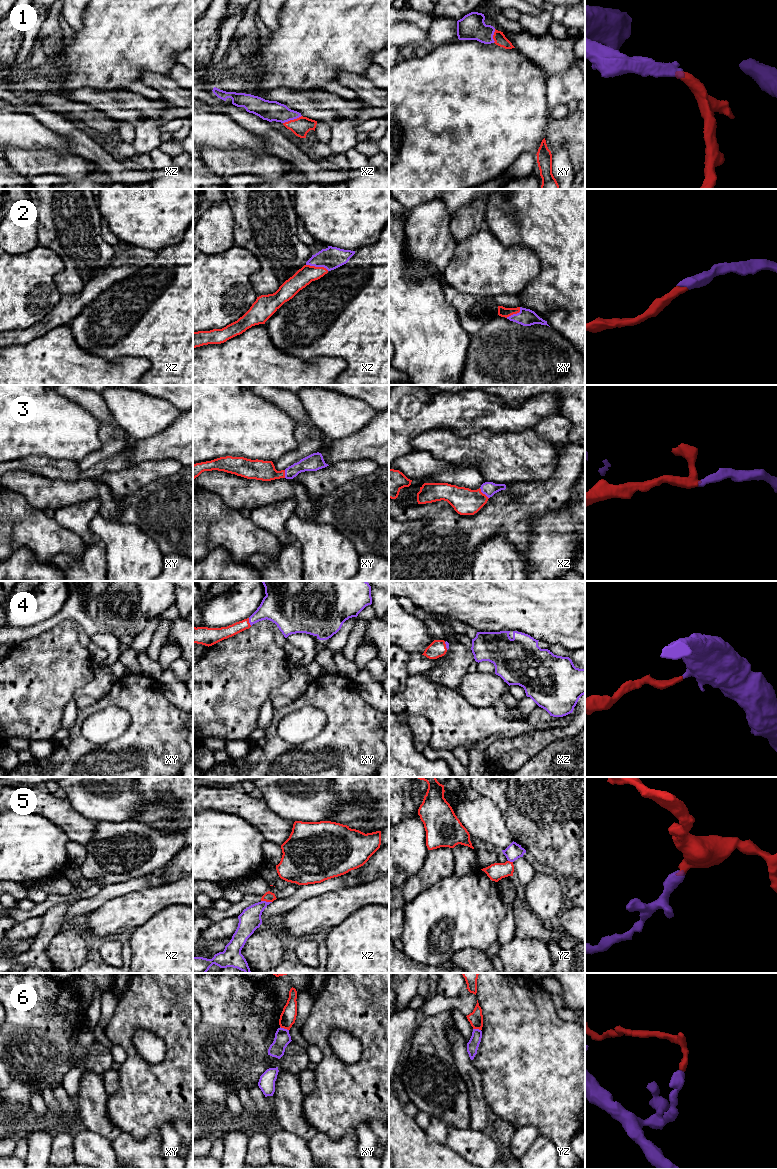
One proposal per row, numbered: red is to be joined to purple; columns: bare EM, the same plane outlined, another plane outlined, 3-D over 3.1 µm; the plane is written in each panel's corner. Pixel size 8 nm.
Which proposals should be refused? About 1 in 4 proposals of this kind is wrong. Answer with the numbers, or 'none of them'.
5, 6

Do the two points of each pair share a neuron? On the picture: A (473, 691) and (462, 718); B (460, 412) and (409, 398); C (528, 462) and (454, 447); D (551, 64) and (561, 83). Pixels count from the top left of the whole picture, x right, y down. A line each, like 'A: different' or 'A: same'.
A: different
B: same
C: same
D: different

